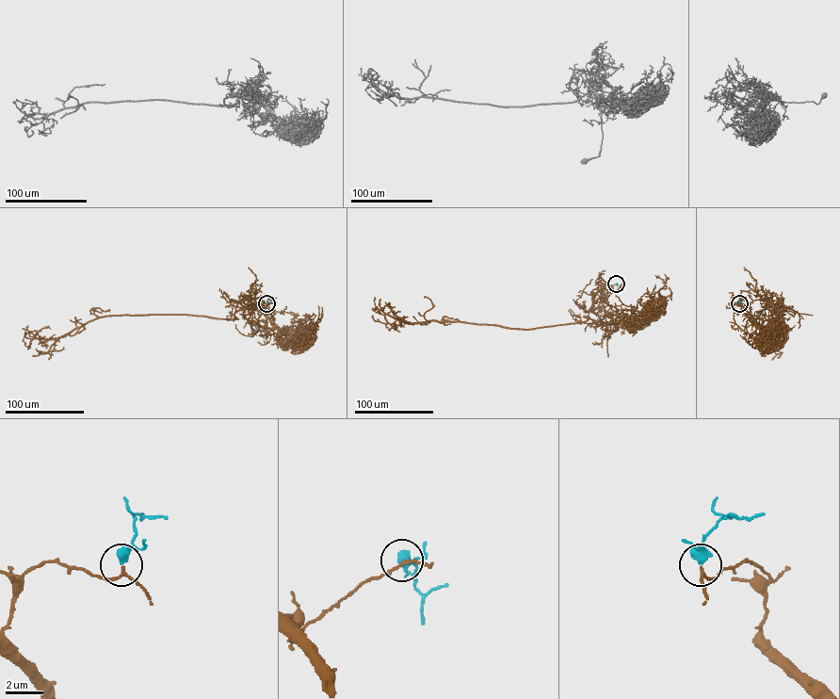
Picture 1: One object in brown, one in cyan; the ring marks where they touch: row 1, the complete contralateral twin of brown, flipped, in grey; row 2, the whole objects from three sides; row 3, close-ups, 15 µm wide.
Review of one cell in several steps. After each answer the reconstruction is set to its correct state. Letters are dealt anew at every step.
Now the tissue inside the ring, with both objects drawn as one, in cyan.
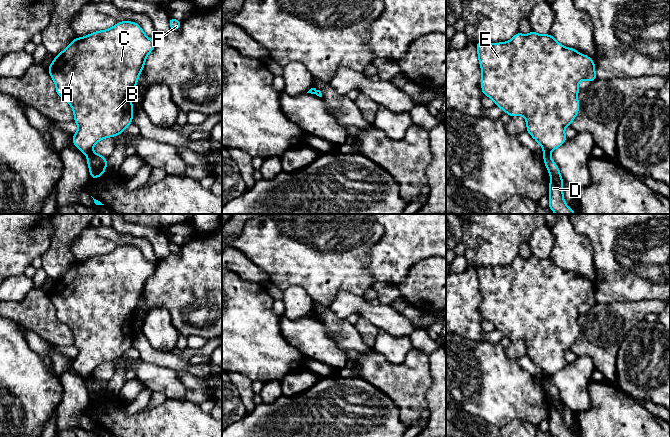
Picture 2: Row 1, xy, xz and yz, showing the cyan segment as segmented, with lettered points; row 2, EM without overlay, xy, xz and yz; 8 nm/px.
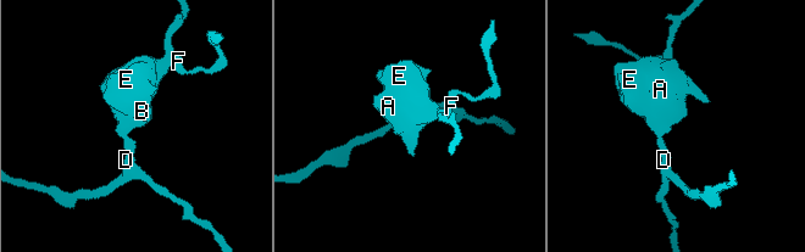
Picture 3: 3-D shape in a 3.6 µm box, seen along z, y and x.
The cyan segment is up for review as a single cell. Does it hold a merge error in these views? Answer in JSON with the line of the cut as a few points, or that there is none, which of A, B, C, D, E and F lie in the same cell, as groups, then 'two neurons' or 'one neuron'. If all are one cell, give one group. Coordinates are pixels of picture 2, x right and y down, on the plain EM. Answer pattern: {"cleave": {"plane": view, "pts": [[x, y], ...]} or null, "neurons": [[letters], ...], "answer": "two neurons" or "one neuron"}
{"cleave": {"plane": "yz", "pts": [[544, 376], [549, 377]]}, "neurons": [["A", "B", "C", "E", "F"], ["D"]], "answer": "two neurons"}

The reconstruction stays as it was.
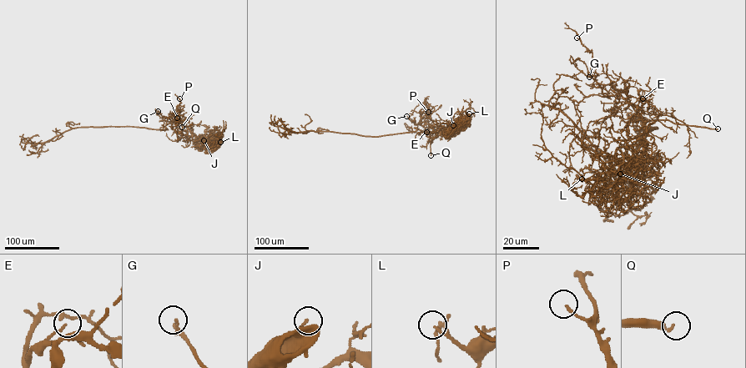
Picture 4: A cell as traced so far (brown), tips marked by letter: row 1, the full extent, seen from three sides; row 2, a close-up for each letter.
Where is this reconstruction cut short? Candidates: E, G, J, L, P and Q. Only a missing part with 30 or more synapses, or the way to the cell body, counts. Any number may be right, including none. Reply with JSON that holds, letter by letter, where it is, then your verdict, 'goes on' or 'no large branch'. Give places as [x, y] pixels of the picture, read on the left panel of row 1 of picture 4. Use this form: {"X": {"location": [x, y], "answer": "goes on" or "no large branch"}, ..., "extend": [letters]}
{"E": {"location": [177, 118], "answer": "no large branch"}, "G": {"location": [158, 111], "answer": "no large branch"}, "J": {"location": [204, 140], "answer": "goes on"}, "L": {"location": [220, 142], "answer": "no large branch"}, "P": {"location": [179, 98], "answer": "no large branch"}, "Q": {"location": [182, 127], "answer": "goes on"}, "extend": ["J", "Q"]}

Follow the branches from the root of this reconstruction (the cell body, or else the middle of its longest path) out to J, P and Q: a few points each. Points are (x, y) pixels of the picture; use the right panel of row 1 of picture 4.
J: (653, 129), (642, 138), (631, 138), (628, 135), (628, 123), (637, 114), (642, 119), (642, 153), (620, 173)
P: (653, 129), (642, 138), (628, 135), (628, 124), (637, 113), (612, 85), (593, 78), (592, 53), (577, 37)
Q: (653, 129), (642, 138), (631, 138), (628, 124), (638, 114), (647, 121), (667, 119), (675, 123), (718, 128)

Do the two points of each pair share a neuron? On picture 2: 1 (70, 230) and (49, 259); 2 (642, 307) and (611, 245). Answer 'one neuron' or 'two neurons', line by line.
1: one neuron
2: two neurons

